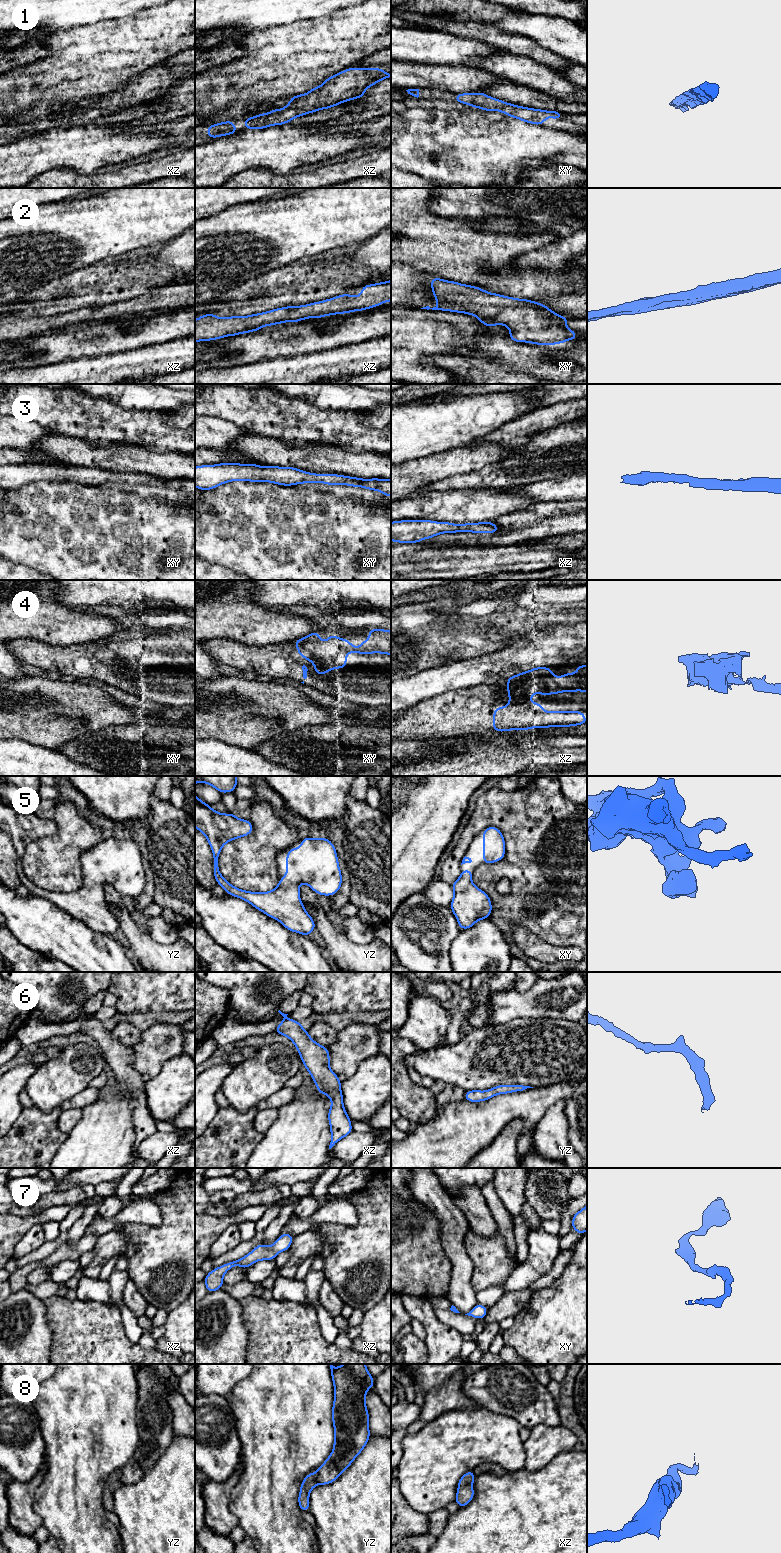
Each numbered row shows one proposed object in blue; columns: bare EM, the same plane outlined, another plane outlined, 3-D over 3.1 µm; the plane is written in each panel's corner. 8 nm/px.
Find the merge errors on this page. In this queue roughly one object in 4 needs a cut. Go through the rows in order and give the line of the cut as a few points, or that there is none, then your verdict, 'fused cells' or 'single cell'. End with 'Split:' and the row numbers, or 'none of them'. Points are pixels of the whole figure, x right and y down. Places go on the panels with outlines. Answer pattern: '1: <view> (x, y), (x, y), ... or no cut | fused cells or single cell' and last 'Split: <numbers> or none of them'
1: no cut | single cell
2: no cut | single cell
3: no cut | single cell
4: no cut | single cell
5: no cut | single cell
6: no cut | single cell
7: no cut | single cell
8: no cut | single cell
Split: none of them

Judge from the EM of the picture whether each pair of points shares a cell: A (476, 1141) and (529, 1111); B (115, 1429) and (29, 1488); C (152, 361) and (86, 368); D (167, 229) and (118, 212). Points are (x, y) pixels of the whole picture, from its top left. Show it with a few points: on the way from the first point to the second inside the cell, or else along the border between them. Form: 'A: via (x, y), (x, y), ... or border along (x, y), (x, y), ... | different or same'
A: via (489, 1128), (506, 1111), (516, 1111) | same
B: border along (45, 1460), (46, 1476), (36, 1490), (33, 1499) | different
C: via (136, 364), (123, 364), (111, 368), (102, 368) | same
D: via (155, 217), (130, 216) | same

